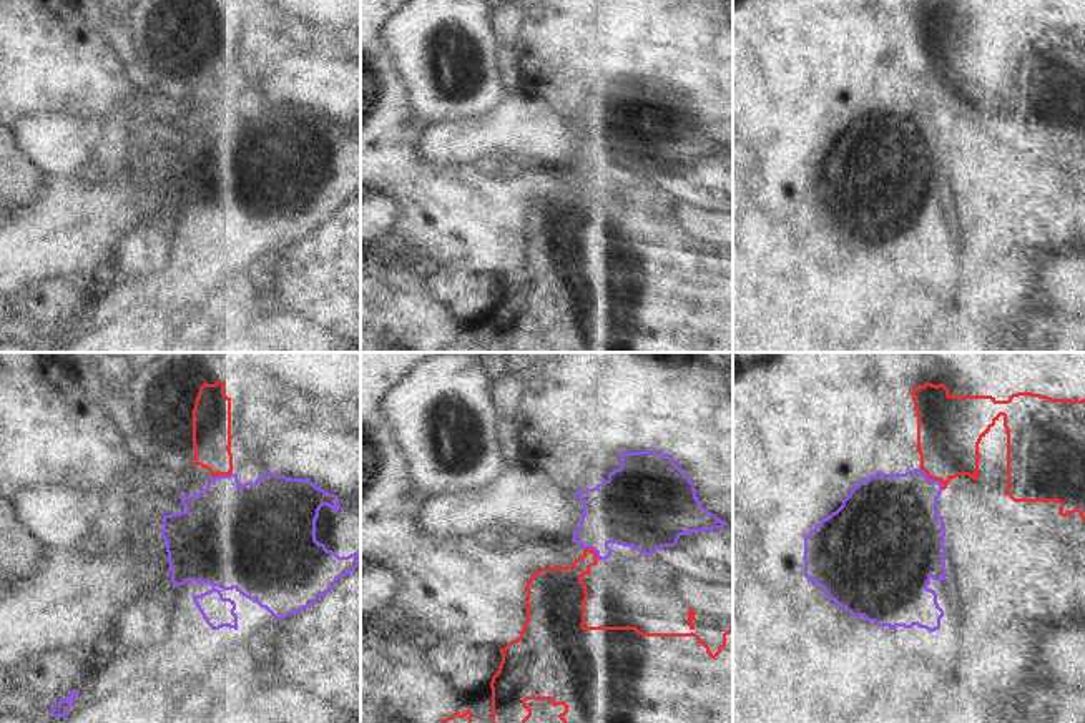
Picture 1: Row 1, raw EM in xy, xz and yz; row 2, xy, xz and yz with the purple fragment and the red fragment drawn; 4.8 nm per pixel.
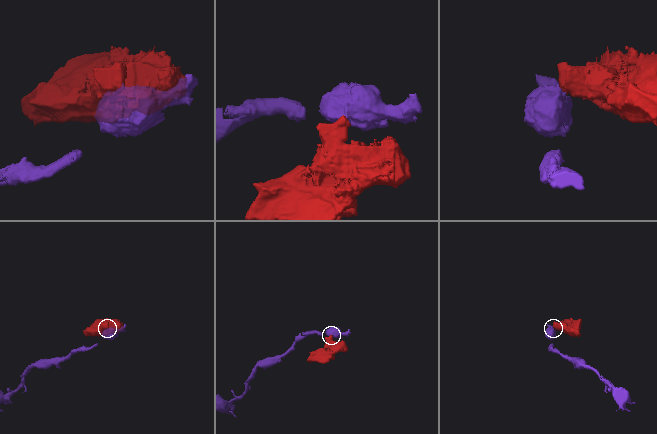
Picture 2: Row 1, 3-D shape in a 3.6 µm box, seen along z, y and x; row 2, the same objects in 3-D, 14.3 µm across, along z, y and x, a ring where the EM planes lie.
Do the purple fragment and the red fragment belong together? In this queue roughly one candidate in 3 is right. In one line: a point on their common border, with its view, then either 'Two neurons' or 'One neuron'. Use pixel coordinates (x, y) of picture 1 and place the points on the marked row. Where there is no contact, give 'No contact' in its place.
Touches purple at yz (932, 481). Two neurons

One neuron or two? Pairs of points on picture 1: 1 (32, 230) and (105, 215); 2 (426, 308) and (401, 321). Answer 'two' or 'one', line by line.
1: one
2: one

